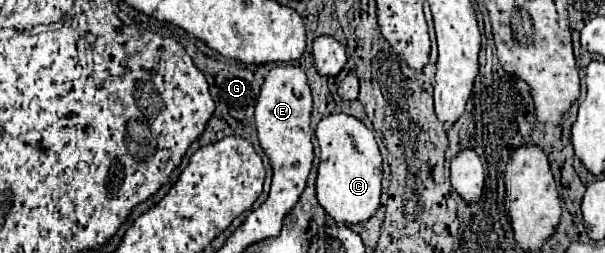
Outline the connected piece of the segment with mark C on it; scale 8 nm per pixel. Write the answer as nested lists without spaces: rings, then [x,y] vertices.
[[[335,113],[323,117],[315,129],[321,147],[317,167],[317,201],[337,223],[363,223],[371,219],[379,207],[381,197],[381,153],[375,143],[373,131],[367,129],[357,117]]]

